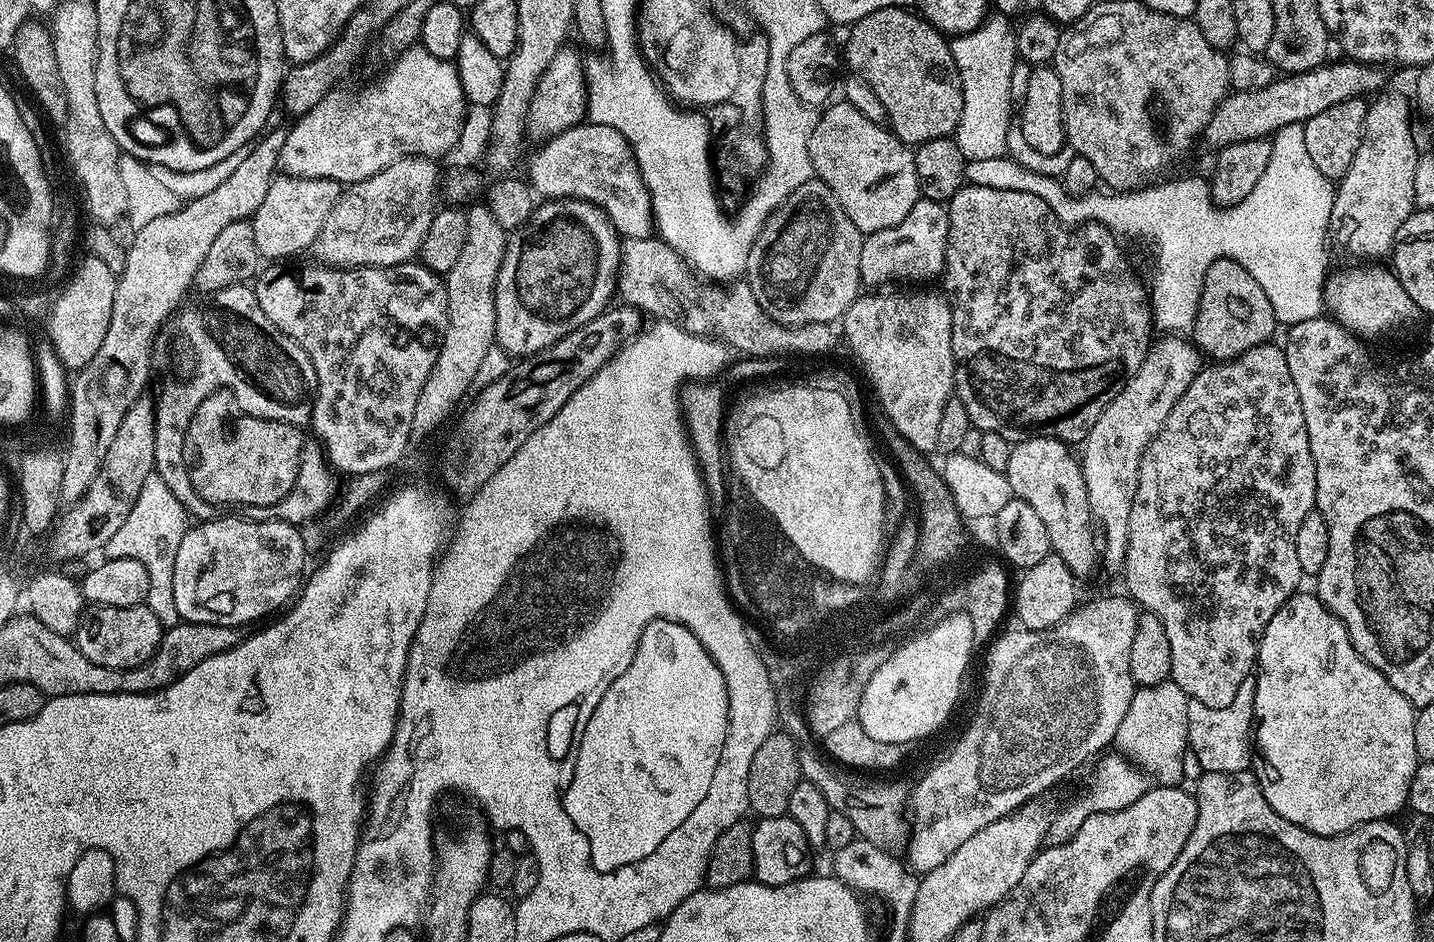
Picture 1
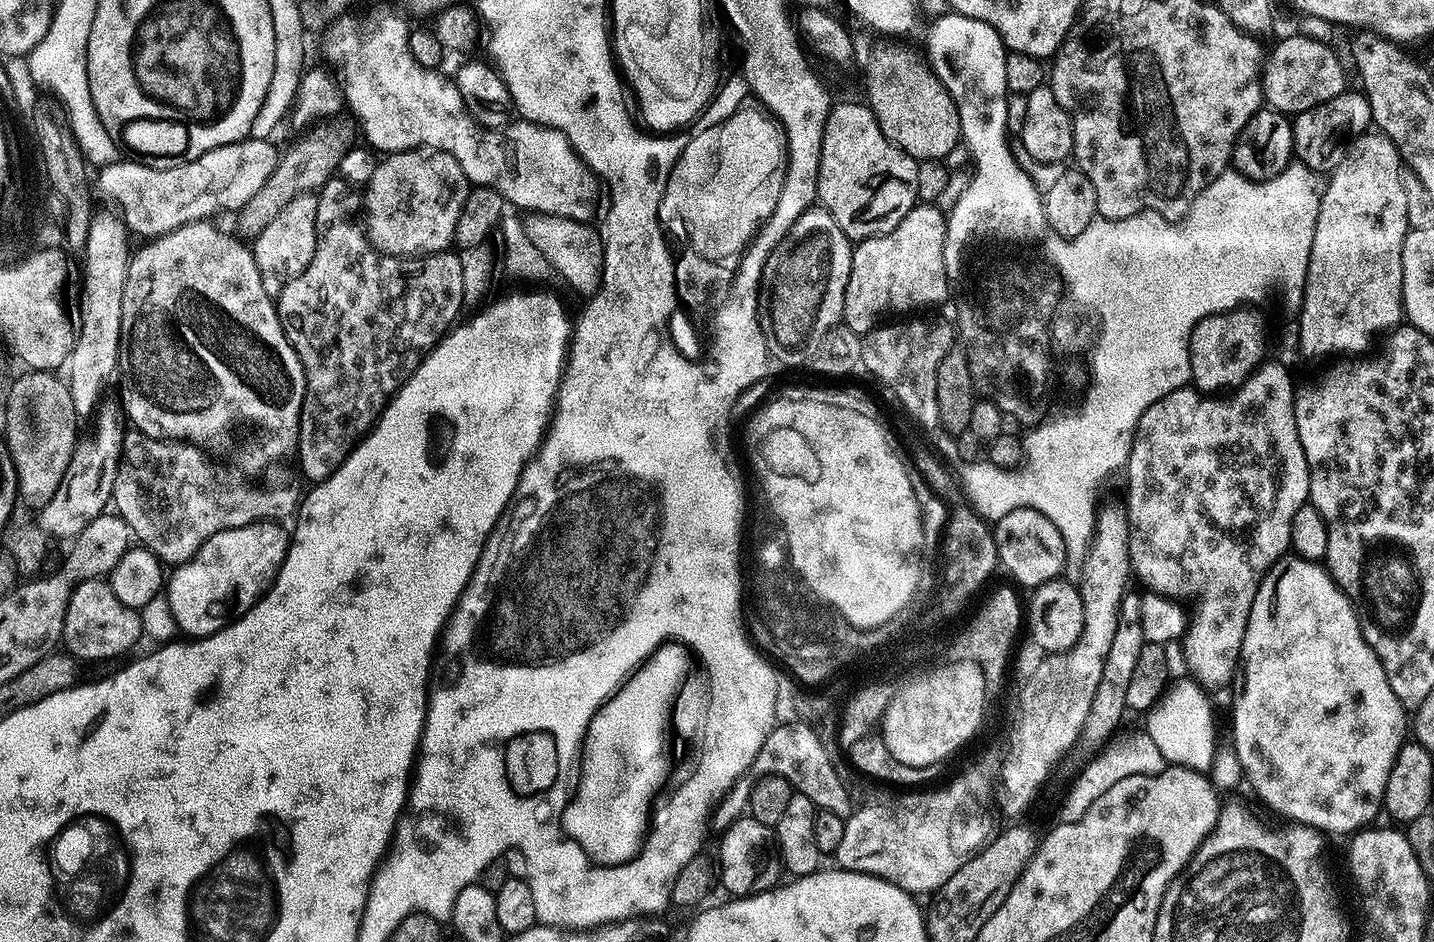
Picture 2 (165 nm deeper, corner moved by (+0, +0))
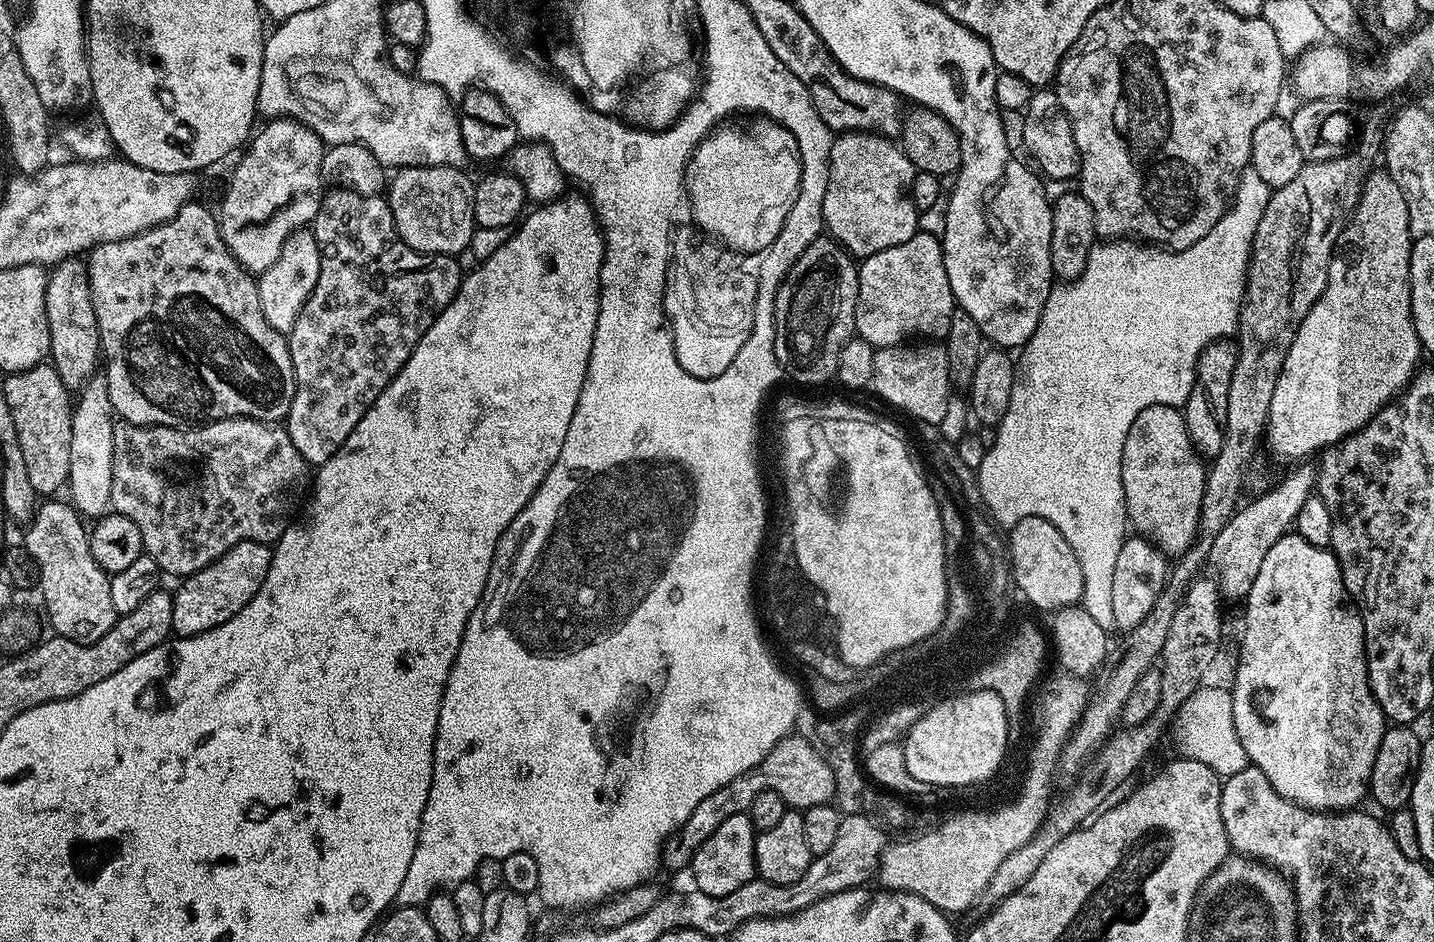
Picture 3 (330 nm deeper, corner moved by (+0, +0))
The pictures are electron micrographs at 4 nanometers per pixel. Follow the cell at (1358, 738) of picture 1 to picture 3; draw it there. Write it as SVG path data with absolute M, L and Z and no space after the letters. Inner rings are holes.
M1285 534L1270 546L1269 553L1262 561L1258 576L1247 596L1244 608L1244 633L1240 636L1240 657L1236 660L1236 677L1230 683L1232 693L1232 709L1234 710L1234 730L1238 730L1238 742L1242 742L1242 750L1246 750L1251 767L1262 770L1270 781L1270 786L1278 790L1284 798L1290 798L1295 804L1313 808L1319 812L1346 812L1355 809L1369 795L1368 783L1374 764L1374 754L1384 737L1386 721L1384 712L1372 693L1368 684L1368 659L1364 653L1364 623L1349 596L1340 564L1336 556L1328 548L1310 546L1306 538L1295 534Z

